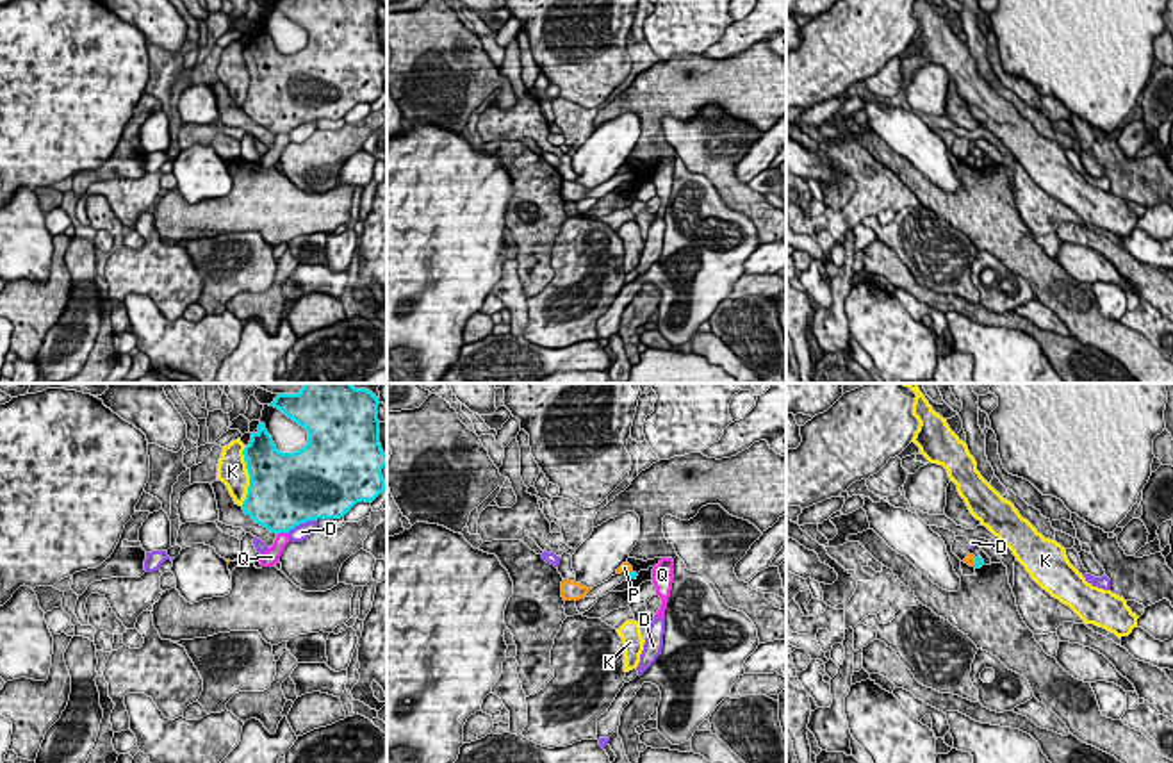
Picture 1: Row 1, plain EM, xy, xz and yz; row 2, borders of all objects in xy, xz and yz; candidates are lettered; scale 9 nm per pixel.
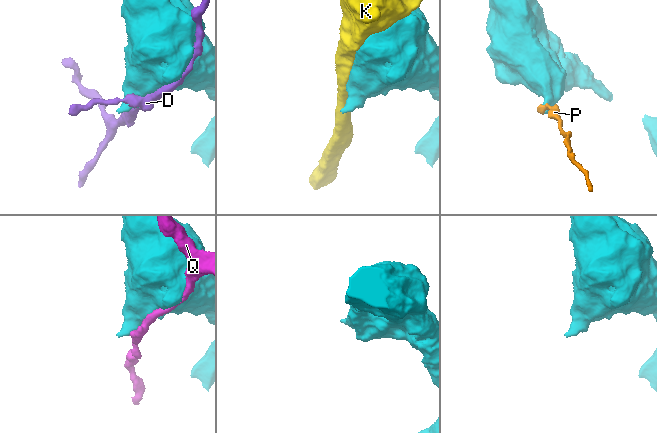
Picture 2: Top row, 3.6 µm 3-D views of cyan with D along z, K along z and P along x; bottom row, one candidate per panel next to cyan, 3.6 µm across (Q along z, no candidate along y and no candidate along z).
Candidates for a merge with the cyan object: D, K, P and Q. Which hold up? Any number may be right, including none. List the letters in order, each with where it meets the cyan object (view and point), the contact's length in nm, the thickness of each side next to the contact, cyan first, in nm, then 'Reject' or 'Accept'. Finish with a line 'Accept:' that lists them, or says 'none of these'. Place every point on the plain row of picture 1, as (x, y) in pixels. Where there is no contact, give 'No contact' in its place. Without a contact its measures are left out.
D: Touches cyan at xy (302, 123). Shared border 300 nm. Thickness 500 nm (cyan) against 140 nm. Reject
K: Touches cyan at xy (250, 77). Shared border 550 nm. Thickness 500 nm (cyan) against 260 nm. Reject
P: Touches cyan at yz (976, 163). Shared border 80 nm. Thickness 90 nm (cyan) against 90 nm. Reject
Q: Touches cyan at xy (282, 132). Shared border 120 nm. Thickness 480 nm (cyan) against 160 nm. Reject
Accept: none of these

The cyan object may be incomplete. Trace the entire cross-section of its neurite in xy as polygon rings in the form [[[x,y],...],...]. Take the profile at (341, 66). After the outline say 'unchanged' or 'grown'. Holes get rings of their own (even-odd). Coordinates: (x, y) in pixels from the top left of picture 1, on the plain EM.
[[[275,0],[269,7],[303,27],[308,43],[296,53],[282,53],[266,25],[258,25],[242,52],[250,75],[244,114],[278,135],[308,121],[340,119],[357,103],[373,103],[387,89],[381,77],[387,55],[380,45],[378,5],[380,0]]]; unchanged

